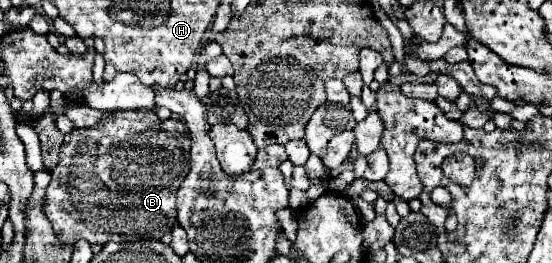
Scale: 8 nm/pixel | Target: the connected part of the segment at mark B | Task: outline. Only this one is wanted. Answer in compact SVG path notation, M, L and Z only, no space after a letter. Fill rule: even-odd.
M119 110L115 112L115 118L103 120L91 128L75 128L65 136L65 142L59 152L59 164L55 170L51 170L51 184L47 188L45 196L45 214L55 230L55 236L63 246L73 246L77 240L87 240L89 244L107 244L107 242L135 242L135 240L161 240L165 232L169 232L177 224L177 204L175 194L183 182L183 178L189 172L189 150L191 150L191 132L187 130L185 122L181 120L159 120L159 116L151 110Z

